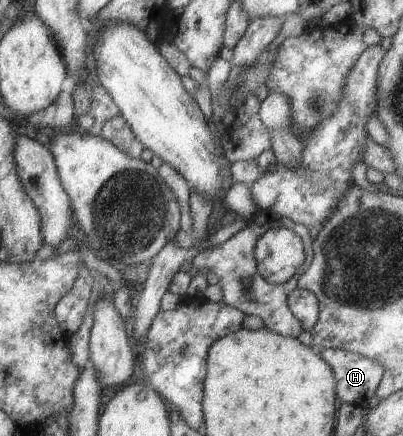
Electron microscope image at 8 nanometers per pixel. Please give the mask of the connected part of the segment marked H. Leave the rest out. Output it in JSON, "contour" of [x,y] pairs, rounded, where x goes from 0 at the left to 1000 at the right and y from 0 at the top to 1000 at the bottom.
{"contour":[[[844,798],[806,800],[789,807],[789,814],[811,830],[829,858],[834,913],[846,924],[903,936],[948,872],[953,839]]]}

